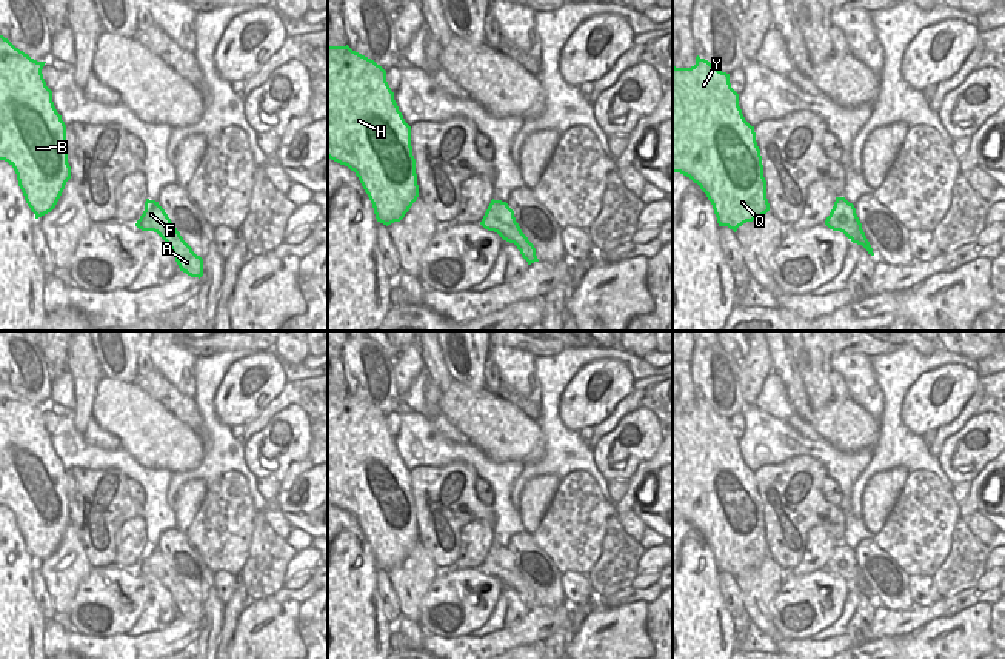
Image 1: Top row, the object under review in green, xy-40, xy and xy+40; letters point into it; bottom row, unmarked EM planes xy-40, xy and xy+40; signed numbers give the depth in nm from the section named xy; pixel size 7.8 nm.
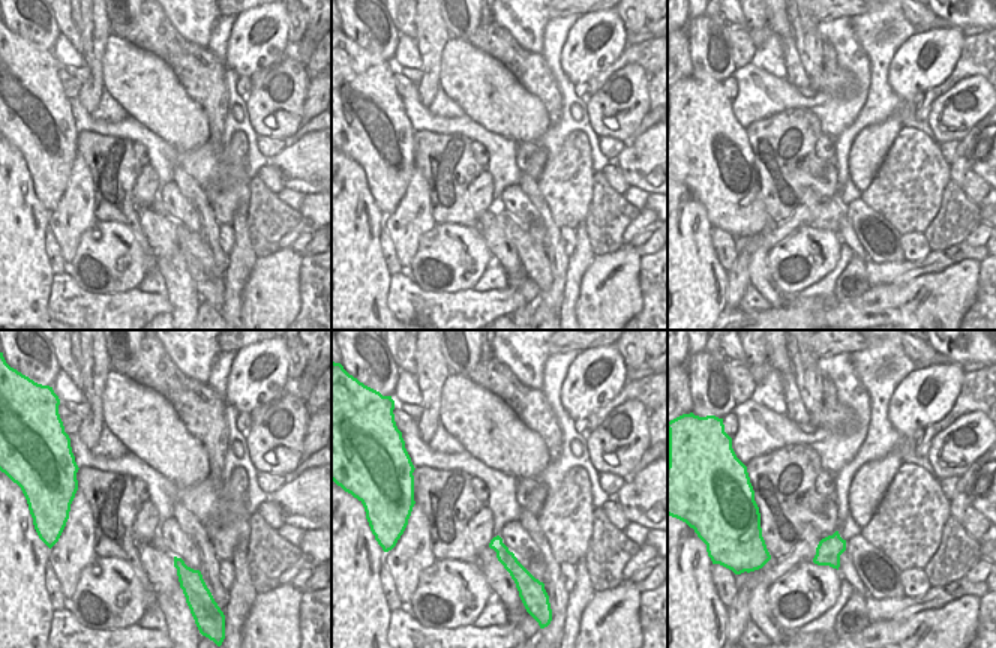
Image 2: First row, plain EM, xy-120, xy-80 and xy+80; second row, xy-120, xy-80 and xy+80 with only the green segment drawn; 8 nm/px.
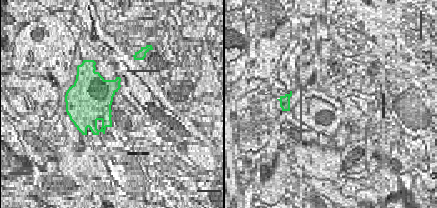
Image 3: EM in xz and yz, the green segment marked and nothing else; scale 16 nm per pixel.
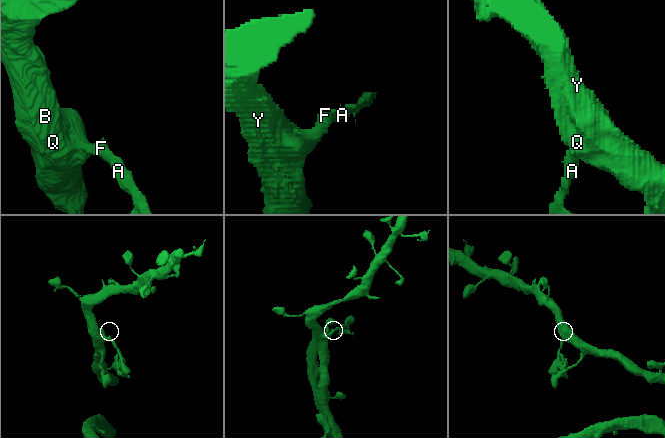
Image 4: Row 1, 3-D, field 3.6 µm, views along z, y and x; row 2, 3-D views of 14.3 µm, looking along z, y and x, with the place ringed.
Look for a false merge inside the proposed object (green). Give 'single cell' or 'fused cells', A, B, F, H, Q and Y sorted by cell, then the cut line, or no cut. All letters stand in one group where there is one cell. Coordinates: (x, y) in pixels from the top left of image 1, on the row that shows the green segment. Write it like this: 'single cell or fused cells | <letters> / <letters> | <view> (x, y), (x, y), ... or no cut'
fused cells | A / B F H Q Y | xy (519, 228), (504, 239)

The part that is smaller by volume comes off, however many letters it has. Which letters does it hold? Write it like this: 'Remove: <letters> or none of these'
Remove: A

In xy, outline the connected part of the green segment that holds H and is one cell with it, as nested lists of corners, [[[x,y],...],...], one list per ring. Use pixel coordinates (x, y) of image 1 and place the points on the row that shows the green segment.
[[[328,46],[328,157],[348,166],[368,194],[377,222],[400,222],[419,197],[411,126],[386,82],[386,71],[346,46]]]

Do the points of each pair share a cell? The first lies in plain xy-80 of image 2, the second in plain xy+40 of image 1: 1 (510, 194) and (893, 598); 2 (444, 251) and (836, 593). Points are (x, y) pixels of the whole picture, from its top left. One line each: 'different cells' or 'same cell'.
1: same cell
2: same cell

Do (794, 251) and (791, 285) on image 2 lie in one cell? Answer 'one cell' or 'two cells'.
one cell

